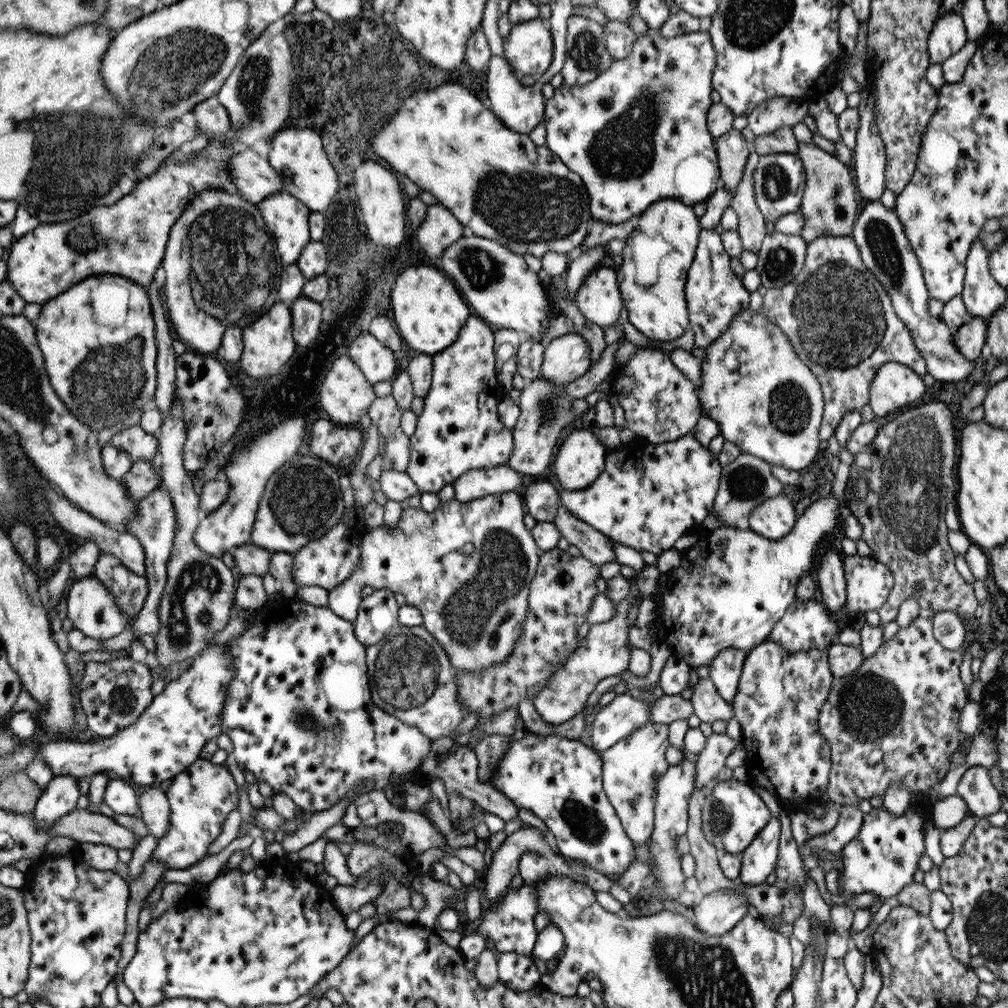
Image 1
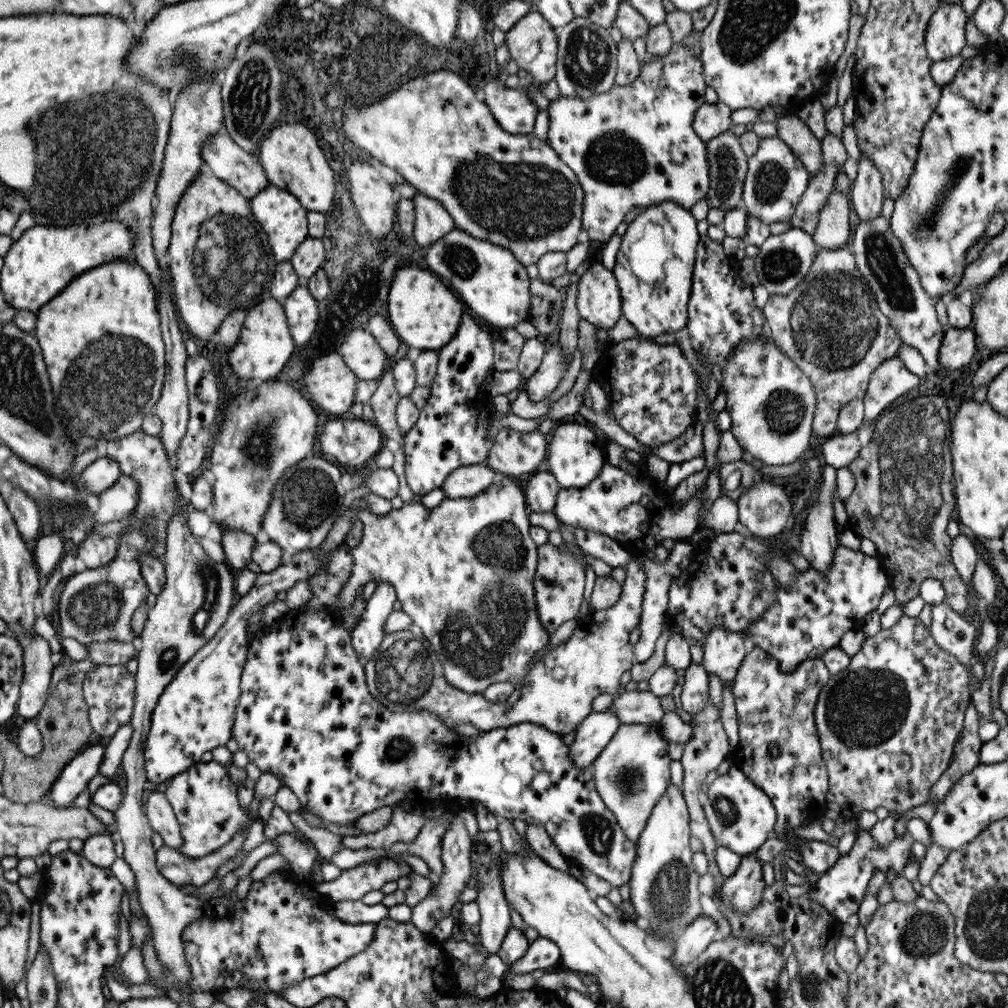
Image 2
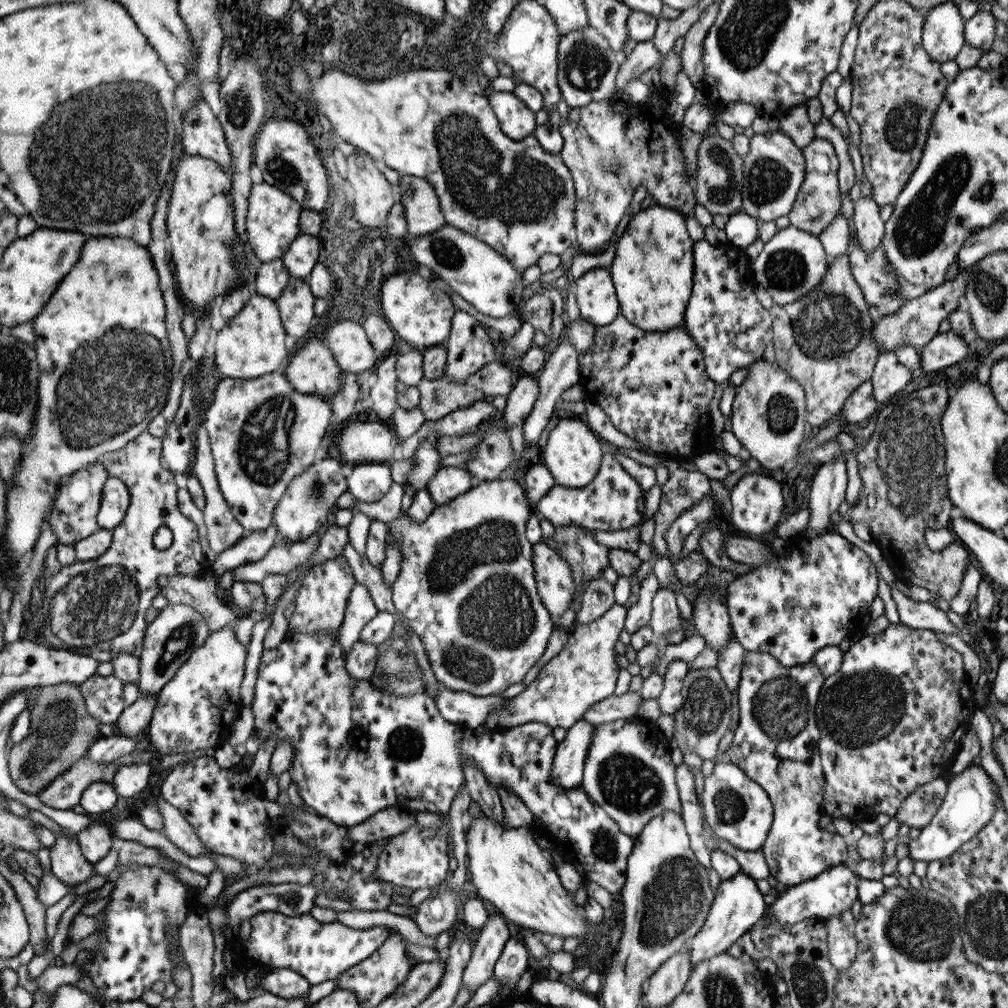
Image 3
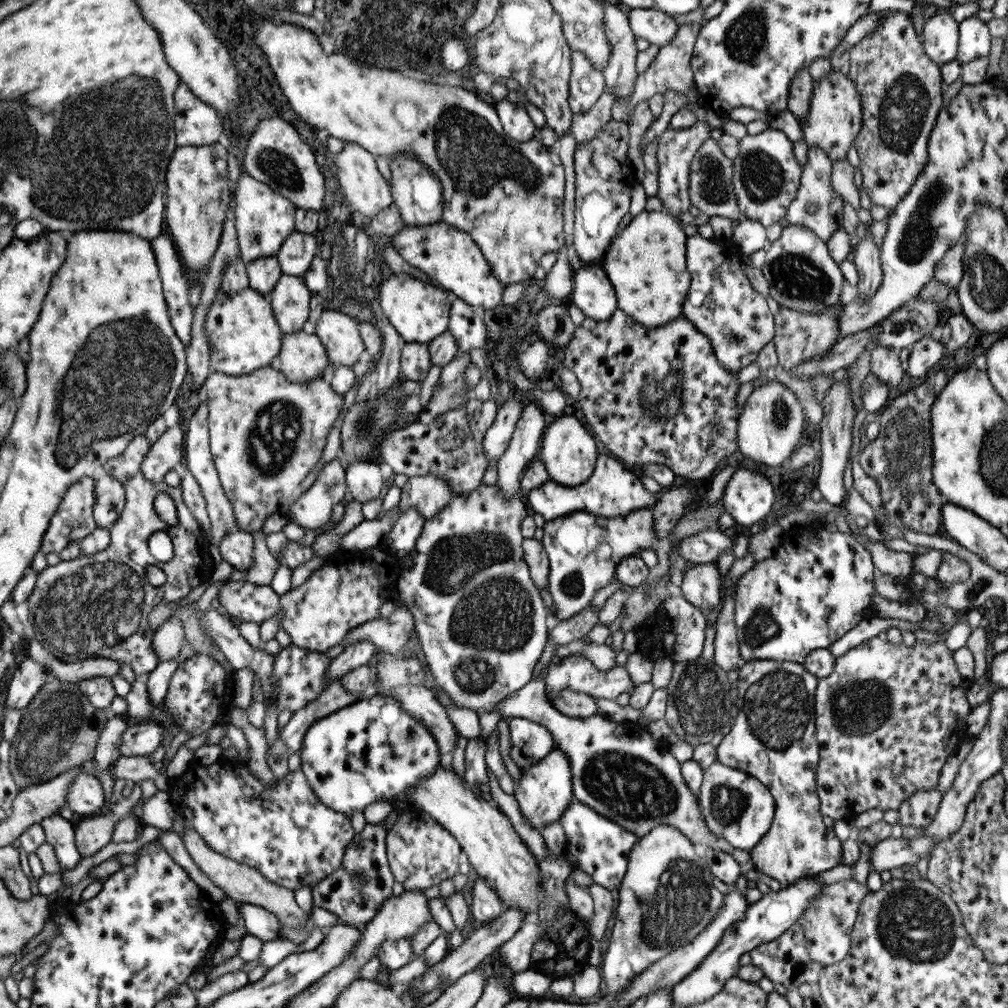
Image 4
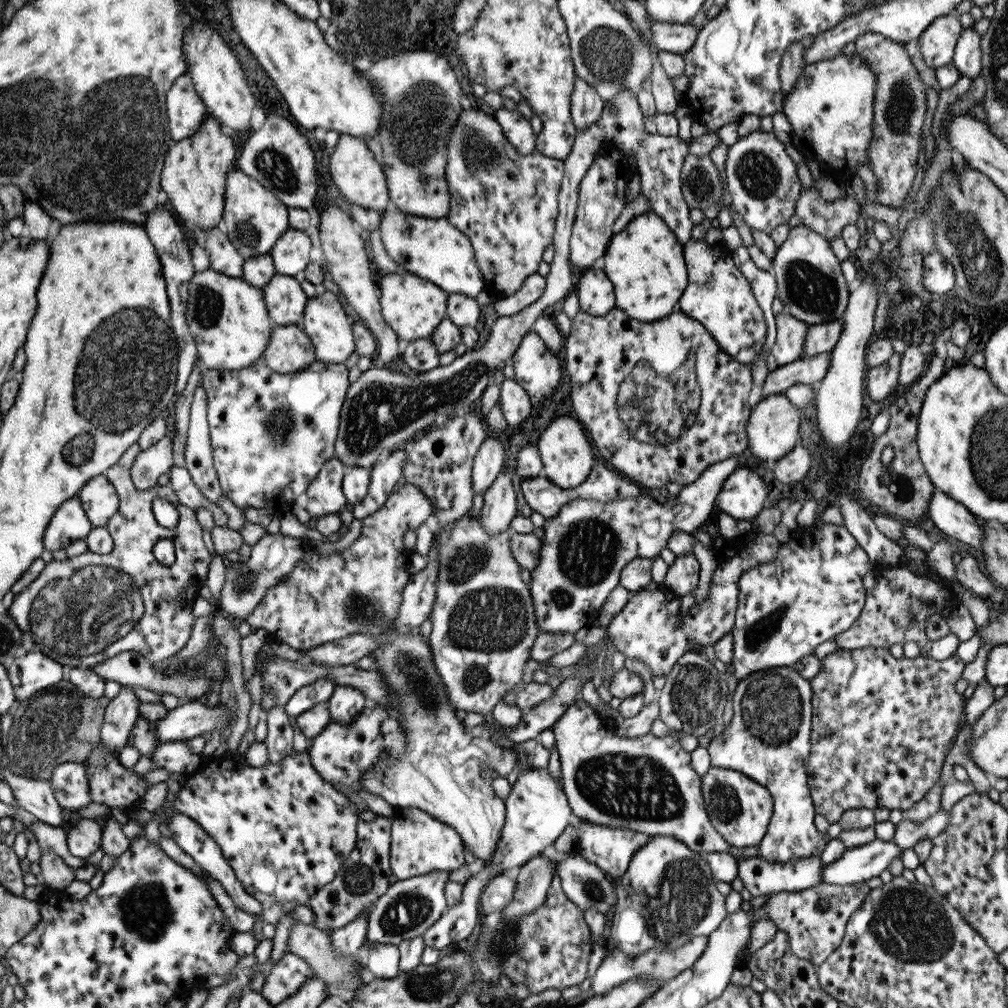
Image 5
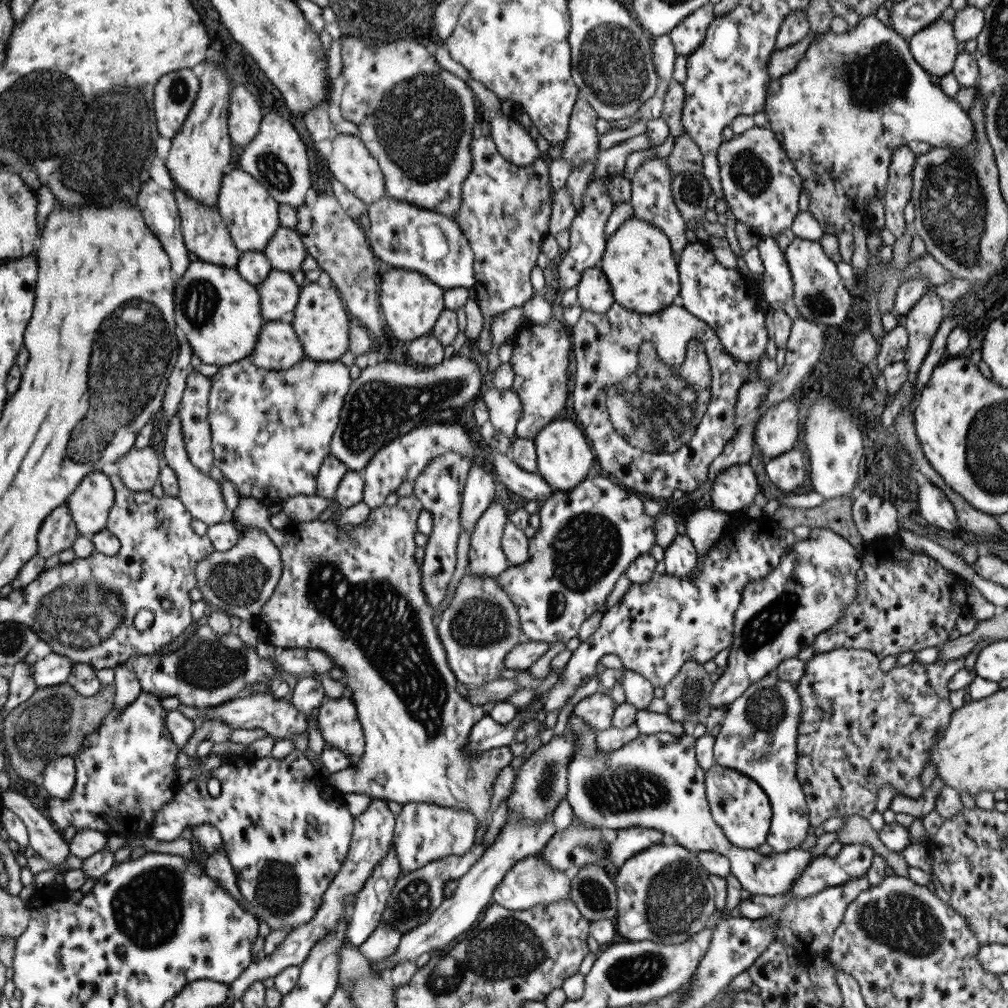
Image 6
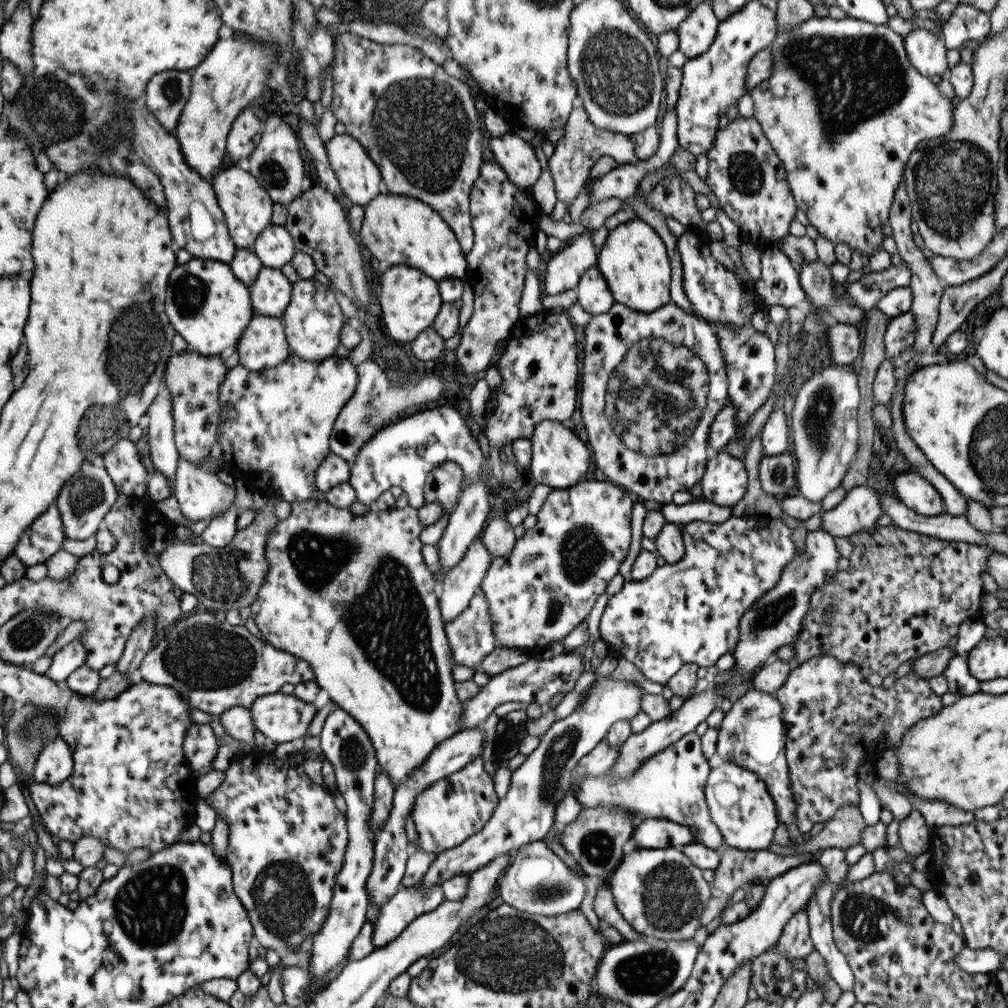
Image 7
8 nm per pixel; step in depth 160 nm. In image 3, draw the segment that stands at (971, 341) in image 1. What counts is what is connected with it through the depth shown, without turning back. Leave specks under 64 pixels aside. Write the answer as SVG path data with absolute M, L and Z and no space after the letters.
M951 329L937 333L925 346L919 349L920 370L935 372L965 358L967 343Z

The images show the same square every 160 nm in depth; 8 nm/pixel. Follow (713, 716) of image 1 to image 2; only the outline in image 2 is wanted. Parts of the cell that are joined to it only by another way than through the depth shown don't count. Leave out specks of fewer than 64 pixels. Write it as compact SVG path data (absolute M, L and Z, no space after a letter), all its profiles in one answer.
M691 663L683 672L683 684L679 694L681 710L690 715L699 712L709 699L707 695L707 674L700 664Z

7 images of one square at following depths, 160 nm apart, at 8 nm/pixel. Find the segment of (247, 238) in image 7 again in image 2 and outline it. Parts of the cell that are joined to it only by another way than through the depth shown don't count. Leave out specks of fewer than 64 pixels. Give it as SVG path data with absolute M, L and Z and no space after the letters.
M269 185L261 189L249 200L250 211L258 226L266 234L266 243L269 245L271 255L277 263L289 261L295 248L302 240L308 237L306 231L306 210L300 202L287 191Z

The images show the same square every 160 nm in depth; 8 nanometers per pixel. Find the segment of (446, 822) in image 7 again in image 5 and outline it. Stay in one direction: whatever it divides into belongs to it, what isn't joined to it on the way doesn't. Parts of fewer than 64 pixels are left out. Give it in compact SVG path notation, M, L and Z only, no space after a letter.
M394 807L391 815L388 861L397 879L405 880L427 872L450 872L464 864L464 844L454 828L418 808Z

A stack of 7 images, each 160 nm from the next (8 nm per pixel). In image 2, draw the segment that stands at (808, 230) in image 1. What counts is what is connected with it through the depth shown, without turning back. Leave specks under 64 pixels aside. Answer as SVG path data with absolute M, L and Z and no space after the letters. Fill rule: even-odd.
M794 111L788 119L781 118L775 124L779 140L791 150L793 156L804 166L806 173L813 178L823 165L820 140L814 138L807 126L795 116ZM834 184L818 214L815 232L811 235L817 250L836 250L849 240L849 219L852 216L848 194L837 192Z

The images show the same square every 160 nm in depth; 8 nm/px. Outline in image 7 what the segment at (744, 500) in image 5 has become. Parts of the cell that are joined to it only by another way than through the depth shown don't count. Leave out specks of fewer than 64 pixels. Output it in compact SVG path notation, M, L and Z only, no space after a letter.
M725 450L710 453L699 484L701 484L703 500L711 501L721 506L733 506L741 500L746 491L746 470L744 469L742 459L731 456Z

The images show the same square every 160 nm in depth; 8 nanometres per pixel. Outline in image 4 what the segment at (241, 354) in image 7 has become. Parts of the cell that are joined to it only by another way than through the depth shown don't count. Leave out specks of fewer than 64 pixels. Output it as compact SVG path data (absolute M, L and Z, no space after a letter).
M302 330L283 334L275 360L280 373L292 383L327 377L332 368L317 335Z

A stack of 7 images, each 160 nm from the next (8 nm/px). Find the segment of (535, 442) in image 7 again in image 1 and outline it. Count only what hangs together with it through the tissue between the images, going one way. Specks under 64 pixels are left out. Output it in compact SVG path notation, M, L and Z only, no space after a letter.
M573 429L559 443L553 458L553 472L568 491L584 489L601 474L606 448L592 431Z

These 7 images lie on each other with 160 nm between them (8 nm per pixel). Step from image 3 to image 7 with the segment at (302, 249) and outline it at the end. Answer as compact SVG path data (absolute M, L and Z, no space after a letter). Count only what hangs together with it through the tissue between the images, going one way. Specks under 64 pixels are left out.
M271 224L255 237L250 248L263 267L279 269L293 260L295 247L289 233L282 225Z

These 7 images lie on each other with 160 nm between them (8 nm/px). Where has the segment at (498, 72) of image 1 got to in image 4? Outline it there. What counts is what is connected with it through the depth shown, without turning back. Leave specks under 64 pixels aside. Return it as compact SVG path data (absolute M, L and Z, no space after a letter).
M503 99L494 102L493 106L500 126L508 138L516 143L525 143L535 135L536 128L522 104Z

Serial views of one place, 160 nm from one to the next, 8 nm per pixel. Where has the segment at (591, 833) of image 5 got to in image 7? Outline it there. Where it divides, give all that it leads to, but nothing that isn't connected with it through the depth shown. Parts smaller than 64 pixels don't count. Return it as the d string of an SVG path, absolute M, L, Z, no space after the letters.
M646 818L634 827L633 840L637 848L675 847L696 842L696 836L686 826L665 819Z

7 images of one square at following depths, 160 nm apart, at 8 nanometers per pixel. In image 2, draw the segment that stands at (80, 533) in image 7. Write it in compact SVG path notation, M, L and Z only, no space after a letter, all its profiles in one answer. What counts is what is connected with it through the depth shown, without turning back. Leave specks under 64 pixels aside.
M120 474L117 480L98 494L98 508L94 512L94 522L105 524L121 520L135 508L138 486L132 476Z

